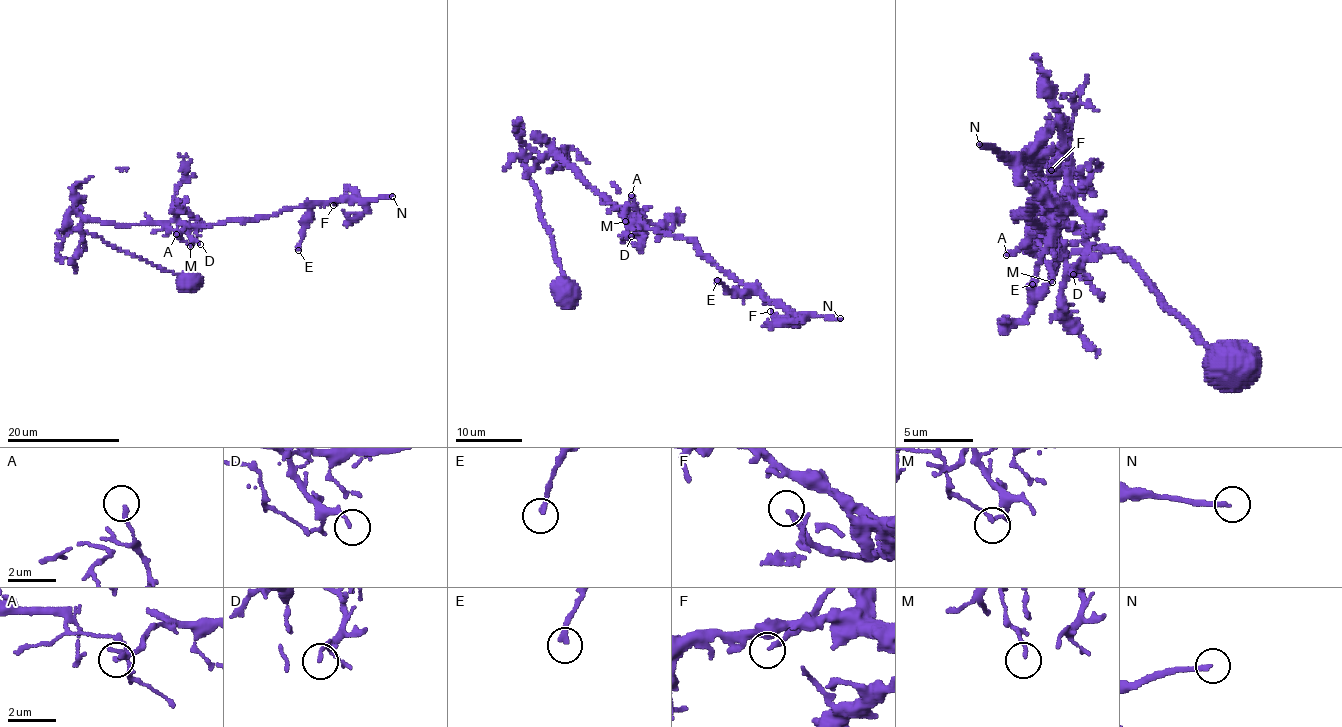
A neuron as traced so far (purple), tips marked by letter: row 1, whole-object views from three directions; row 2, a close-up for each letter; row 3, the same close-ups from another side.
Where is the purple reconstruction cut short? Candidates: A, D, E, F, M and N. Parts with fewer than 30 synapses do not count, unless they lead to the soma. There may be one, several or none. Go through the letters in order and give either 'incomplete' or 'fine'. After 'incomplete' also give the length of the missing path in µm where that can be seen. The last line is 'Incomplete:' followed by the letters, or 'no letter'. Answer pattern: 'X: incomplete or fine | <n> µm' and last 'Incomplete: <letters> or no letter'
A: fine
D: fine
E: fine
F: fine
M: fine
N: incomplete | 120 µm
Incomplete: N

